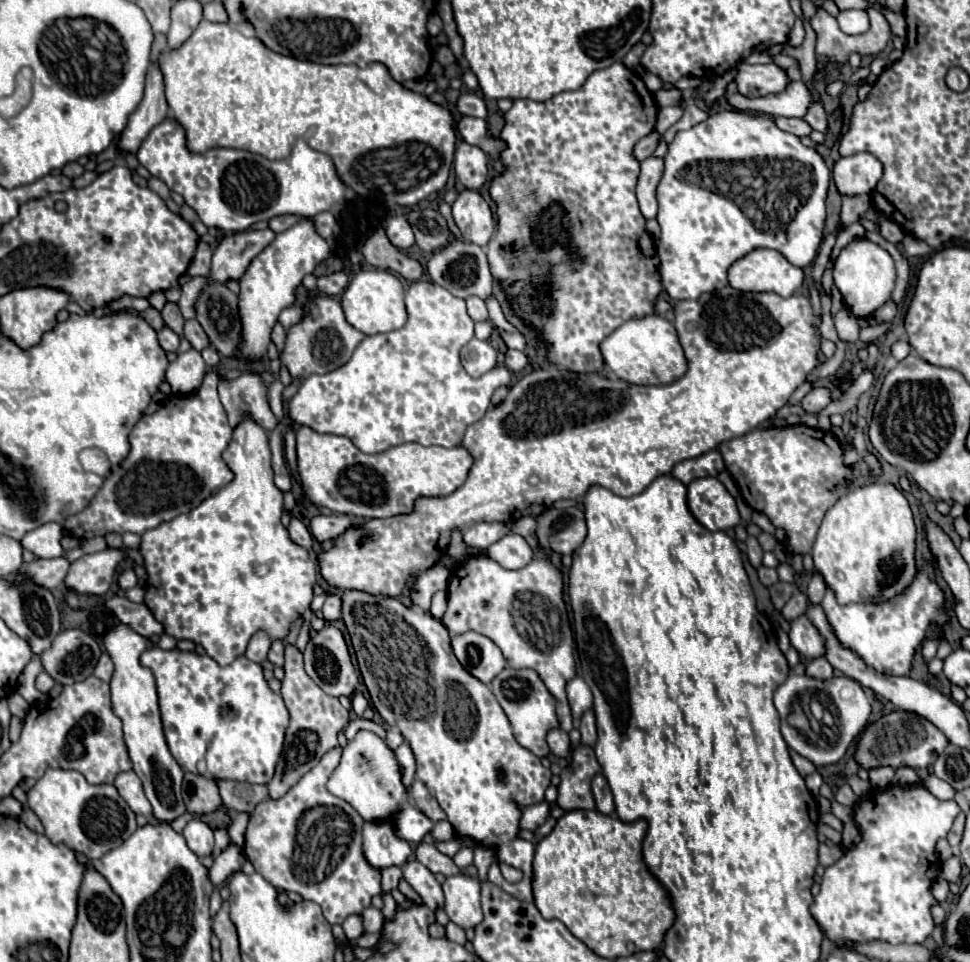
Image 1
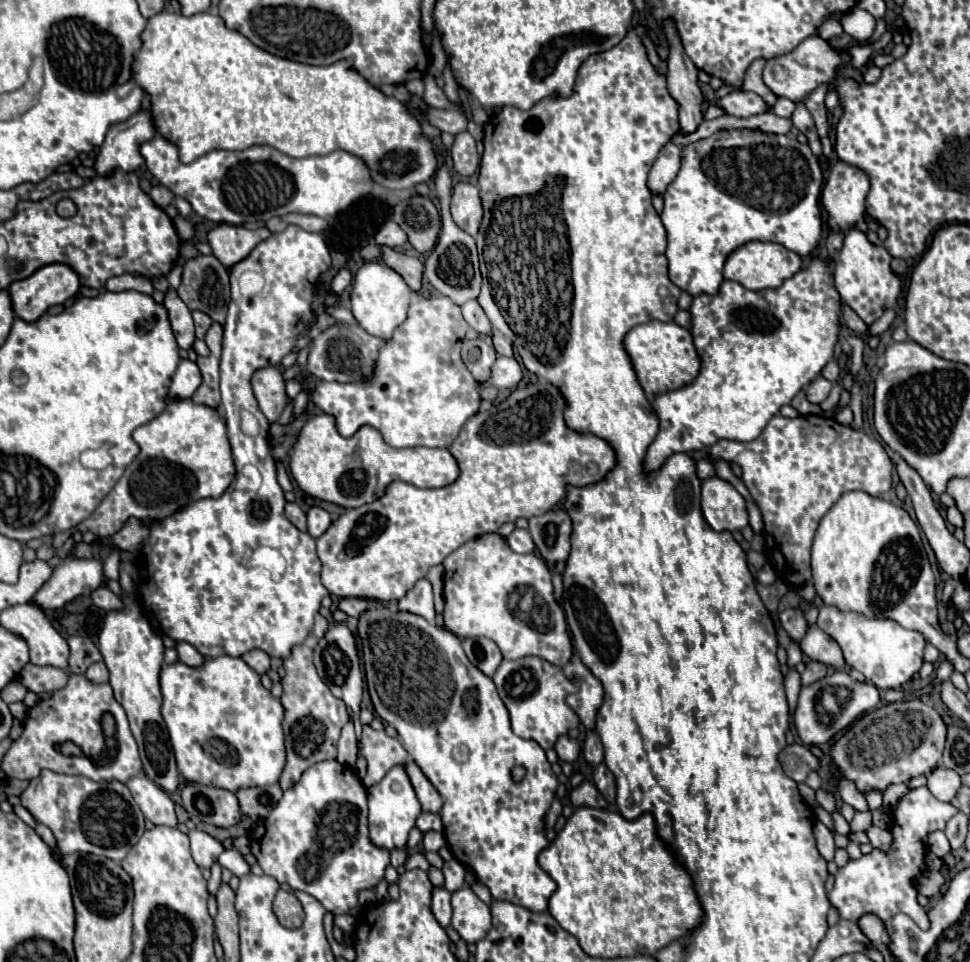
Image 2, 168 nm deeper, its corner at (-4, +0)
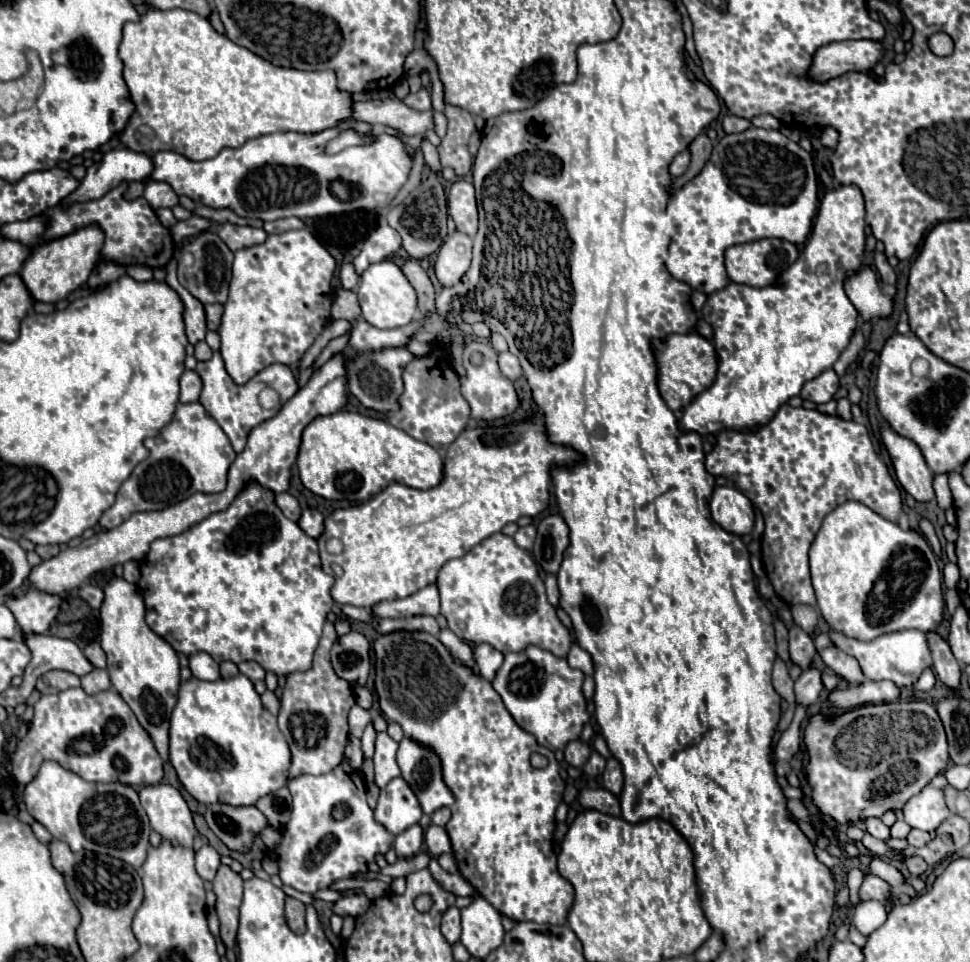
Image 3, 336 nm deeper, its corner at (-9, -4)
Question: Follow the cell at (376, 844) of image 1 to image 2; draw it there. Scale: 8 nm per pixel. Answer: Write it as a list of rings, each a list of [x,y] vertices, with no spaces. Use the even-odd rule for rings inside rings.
[[[396,765],[386,773],[386,777],[368,789],[368,821],[370,821],[370,839],[378,847],[394,849],[406,847],[408,833],[416,825],[418,815],[422,813],[412,783],[404,771],[404,765]]]

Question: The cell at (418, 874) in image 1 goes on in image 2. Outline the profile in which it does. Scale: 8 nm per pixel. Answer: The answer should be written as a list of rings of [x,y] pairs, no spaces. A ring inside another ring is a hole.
[[[442,887],[442,889],[434,889],[432,893],[432,913],[436,917],[436,921],[446,929],[450,925],[450,917],[452,917],[452,905],[450,905],[450,893]]]

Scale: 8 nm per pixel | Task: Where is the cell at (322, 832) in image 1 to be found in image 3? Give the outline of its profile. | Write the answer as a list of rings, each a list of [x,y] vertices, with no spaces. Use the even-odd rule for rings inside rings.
[[[347,763],[323,775],[291,779],[289,791],[293,795],[291,817],[281,831],[279,845],[273,849],[283,885],[313,895],[319,889],[329,889],[339,879],[355,879],[367,873],[367,865],[375,863],[375,855],[385,855],[391,849],[393,835],[373,819],[367,805],[363,773]]]

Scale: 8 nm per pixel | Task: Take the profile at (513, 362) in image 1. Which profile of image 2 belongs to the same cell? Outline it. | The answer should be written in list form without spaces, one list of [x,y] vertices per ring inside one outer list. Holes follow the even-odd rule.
[[[494,333],[494,335],[492,335],[492,345],[494,345],[494,349],[496,349],[498,355],[508,355],[508,357],[512,357],[512,345],[510,345],[510,341],[508,341],[504,335]]]

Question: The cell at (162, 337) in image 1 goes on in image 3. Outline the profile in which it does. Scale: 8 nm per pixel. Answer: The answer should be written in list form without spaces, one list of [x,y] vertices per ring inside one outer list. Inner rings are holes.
[[[173,259],[167,265],[167,279],[165,283],[179,295],[179,299],[183,301],[183,321],[185,321],[185,335],[189,339],[191,345],[195,345],[197,341],[205,339],[207,327],[205,327],[205,313],[203,313],[203,305],[191,297],[191,293],[177,281],[177,261]]]

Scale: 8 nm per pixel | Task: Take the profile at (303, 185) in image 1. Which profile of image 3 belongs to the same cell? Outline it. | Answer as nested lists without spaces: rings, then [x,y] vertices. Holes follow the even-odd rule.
[[[343,121],[339,127],[335,127],[335,129],[326,129],[319,133],[319,135],[303,135],[303,133],[271,133],[271,135],[257,137],[255,141],[247,141],[247,143],[241,145],[239,149],[223,149],[217,157],[207,159],[207,161],[187,161],[183,155],[175,153],[175,151],[159,151],[159,153],[153,155],[153,165],[155,165],[155,169],[153,169],[151,177],[153,177],[155,181],[169,183],[177,195],[185,195],[185,197],[193,199],[197,205],[205,205],[205,207],[211,207],[211,209],[231,209],[231,211],[233,211],[235,215],[239,215],[239,217],[261,219],[261,221],[277,221],[277,219],[285,219],[285,217],[293,217],[293,215],[295,215],[295,217],[301,217],[301,219],[315,219],[315,217],[327,217],[327,215],[337,215],[337,213],[357,211],[357,209],[375,209],[375,207],[381,207],[381,205],[385,207],[385,205],[389,205],[389,203],[395,199],[395,195],[399,193],[401,185],[407,181],[413,159],[407,155],[403,143],[401,143],[397,137],[391,137],[391,135],[387,135],[387,133],[377,133],[377,135],[375,135],[375,143],[371,143],[371,145],[367,145],[367,147],[347,147],[347,149],[343,149],[343,151],[337,153],[337,155],[323,155],[323,145],[325,145],[325,141],[327,141],[327,136],[337,136],[341,129],[347,129],[347,127],[351,127],[351,125],[365,127],[367,123],[363,123],[363,121],[359,121],[359,123]],[[335,181],[347,183],[347,185],[355,185],[355,187],[357,187],[357,195],[355,195],[351,201],[339,199],[339,197],[333,193],[333,189],[331,189],[331,185],[333,185]]]

